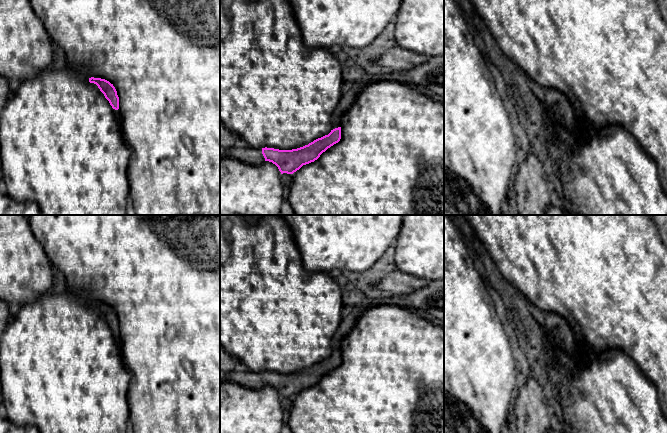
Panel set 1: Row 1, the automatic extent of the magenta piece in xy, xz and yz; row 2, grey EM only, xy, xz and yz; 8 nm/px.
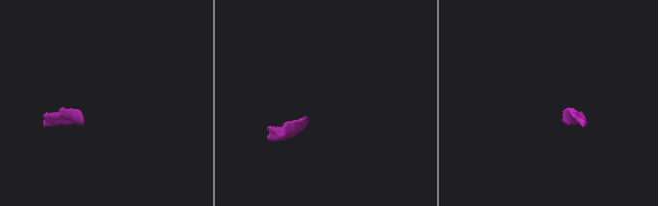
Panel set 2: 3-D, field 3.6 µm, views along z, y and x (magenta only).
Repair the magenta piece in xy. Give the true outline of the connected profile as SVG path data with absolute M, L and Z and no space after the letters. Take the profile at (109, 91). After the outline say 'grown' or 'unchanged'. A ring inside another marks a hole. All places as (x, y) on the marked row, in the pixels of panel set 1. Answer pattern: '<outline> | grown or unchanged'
M89 78L90 83L94 83L98 86L100 91L104 94L105 98L109 101L110 105L113 108L113 112L115 116L120 118L120 110L119 110L119 97L117 95L117 91L113 84L109 81L101 78Z | grown

